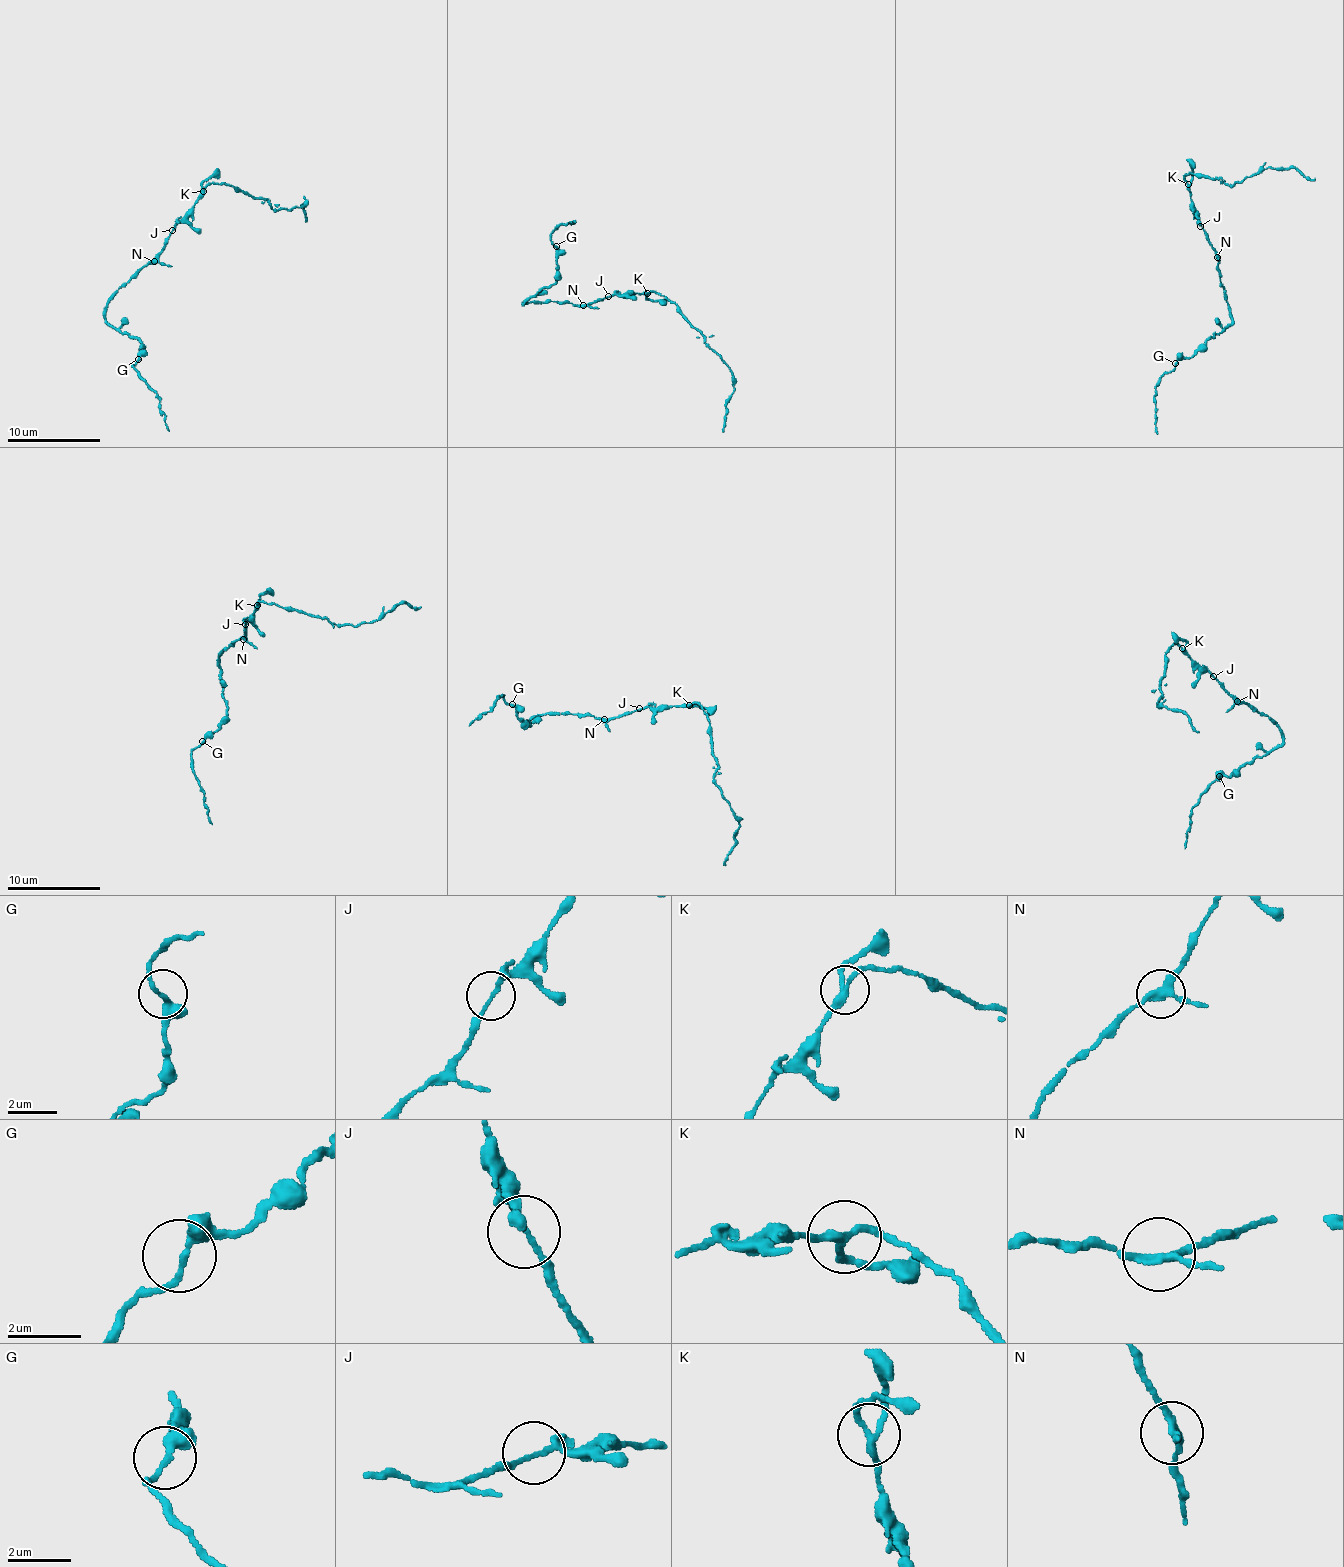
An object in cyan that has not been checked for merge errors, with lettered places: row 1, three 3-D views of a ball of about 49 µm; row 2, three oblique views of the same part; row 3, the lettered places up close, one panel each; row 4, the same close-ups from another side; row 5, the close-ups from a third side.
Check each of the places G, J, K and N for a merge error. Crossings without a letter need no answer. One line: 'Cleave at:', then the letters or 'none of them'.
Cleave at: K

